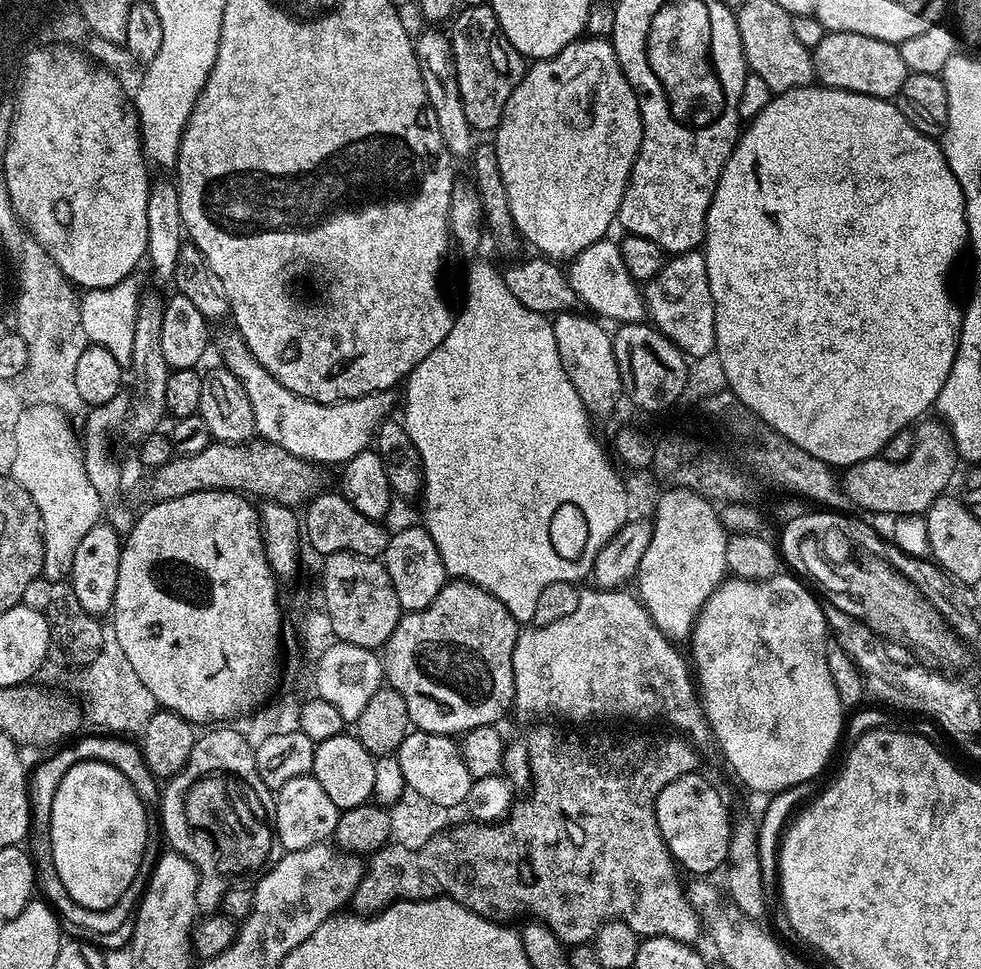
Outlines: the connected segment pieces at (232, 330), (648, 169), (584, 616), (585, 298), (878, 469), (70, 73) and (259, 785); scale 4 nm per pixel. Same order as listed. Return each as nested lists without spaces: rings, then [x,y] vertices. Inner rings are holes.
[[[228,326],[228,329],[217,340],[215,337],[214,344],[215,347],[216,344],[220,347],[219,363],[226,370],[230,370],[230,374],[234,374],[234,378],[238,378],[242,390],[246,390],[246,398],[250,398],[250,410],[254,410],[256,432],[274,446],[282,446],[282,450],[290,450],[290,454],[303,460],[310,460],[317,466],[325,466],[324,464],[343,466],[348,463],[350,458],[354,458],[354,454],[365,451],[373,443],[380,424],[393,415],[392,407],[395,404],[397,407],[398,396],[392,390],[371,392],[353,400],[341,400],[339,404],[319,404],[313,400],[295,396],[260,365],[258,358],[254,358],[254,354],[250,354],[250,346],[246,346],[242,334],[234,326]]]
[[[648,108],[654,114],[648,114],[646,128],[642,128],[642,142],[636,155],[636,161],[632,167],[632,176],[628,180],[628,188],[624,191],[624,197],[620,203],[618,217],[619,227],[624,227],[625,233],[650,238],[663,248],[665,253],[679,254],[699,249],[704,243],[704,227],[706,226],[706,214],[710,210],[710,202],[714,198],[714,190],[718,186],[718,178],[730,158],[730,154],[736,149],[736,142],[742,131],[742,121],[738,114],[738,108],[730,108],[726,116],[714,124],[714,128],[692,132],[692,128],[686,122],[676,122],[670,114],[676,112],[664,112],[664,108]]]
[[[628,590],[591,591],[577,602],[573,612],[541,628],[525,627],[517,635],[512,655],[515,707],[520,707],[524,712],[537,712],[540,716],[561,716],[564,720],[592,720],[595,716],[629,716],[632,720],[652,720],[657,716],[689,737],[707,737],[710,729],[708,719],[704,717],[704,705],[700,703],[689,665],[686,660],[684,665],[683,658],[676,653],[677,645],[662,630],[658,630],[633,593],[631,596]]]
[[[605,238],[594,242],[594,246],[586,246],[586,250],[582,250],[571,261],[570,267],[574,293],[579,303],[589,308],[585,308],[589,313],[605,321],[616,320],[620,324],[638,324],[645,319],[641,285],[630,274],[630,270],[626,270],[626,262],[622,262],[620,246],[615,239]]]
[[[924,418],[915,425],[916,441],[910,458],[892,464],[883,458],[863,460],[861,464],[849,464],[842,472],[842,491],[865,513],[893,512],[898,515],[927,513],[938,497],[949,491],[948,483],[956,472],[958,453],[952,437],[952,429],[943,419]]]
[[[58,50],[56,56],[44,54],[26,60],[24,89],[18,94],[16,129],[8,131],[8,142],[2,149],[2,162],[7,167],[10,202],[20,223],[43,246],[46,254],[50,254],[50,258],[60,267],[64,277],[71,280],[80,290],[109,288],[129,279],[133,275],[132,271],[139,266],[140,259],[145,259],[148,250],[146,206],[150,175],[148,176],[149,165],[140,143],[140,119],[136,117],[136,110],[135,103],[125,95],[124,88],[114,87],[114,82],[105,78],[104,72],[90,70],[90,65],[83,64],[79,56],[67,56],[62,50]]]
[[[216,726],[208,732],[199,737],[194,746],[194,750],[190,750],[190,758],[188,765],[184,767],[177,774],[167,781],[166,787],[162,792],[162,809],[164,808],[164,816],[162,815],[162,836],[166,841],[168,839],[167,847],[173,852],[181,852],[182,855],[196,867],[196,873],[200,876],[200,885],[196,891],[196,906],[201,913],[212,914],[219,909],[222,902],[222,894],[226,894],[226,890],[237,887],[241,882],[255,882],[260,879],[264,873],[271,870],[272,867],[280,861],[281,856],[284,855],[285,850],[282,842],[276,833],[276,825],[274,823],[274,813],[276,811],[276,801],[274,799],[273,789],[266,786],[266,782],[262,782],[262,778],[256,769],[256,754],[253,745],[248,745],[248,740],[240,732],[235,732],[232,726]]]

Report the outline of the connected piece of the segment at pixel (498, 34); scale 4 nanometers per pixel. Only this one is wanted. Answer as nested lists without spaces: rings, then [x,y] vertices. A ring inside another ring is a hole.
[[[491,3],[472,4],[469,8],[463,8],[455,13],[450,31],[462,110],[466,110],[466,122],[470,122],[477,133],[492,134],[500,124],[506,102],[510,102],[510,94],[514,94],[514,86],[518,86],[524,76],[526,60],[506,38]]]

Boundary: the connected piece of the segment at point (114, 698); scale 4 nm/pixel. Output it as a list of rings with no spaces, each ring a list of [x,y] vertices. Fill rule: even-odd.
[[[111,622],[102,627],[102,642],[98,658],[90,662],[79,673],[82,716],[85,721],[93,724],[93,729],[104,734],[143,733],[146,722],[158,711],[154,694],[146,690],[146,685],[138,674],[134,674],[134,666],[126,662],[122,650],[118,646],[118,634]]]

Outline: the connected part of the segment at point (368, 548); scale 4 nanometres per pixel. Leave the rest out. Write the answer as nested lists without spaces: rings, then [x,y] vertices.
[[[324,490],[313,496],[302,512],[303,539],[307,547],[309,544],[320,558],[335,552],[349,552],[373,558],[383,557],[390,535],[389,529],[384,529],[384,526],[379,520],[371,520],[366,518],[366,514],[358,514],[358,510],[350,506],[348,499],[336,490]]]

